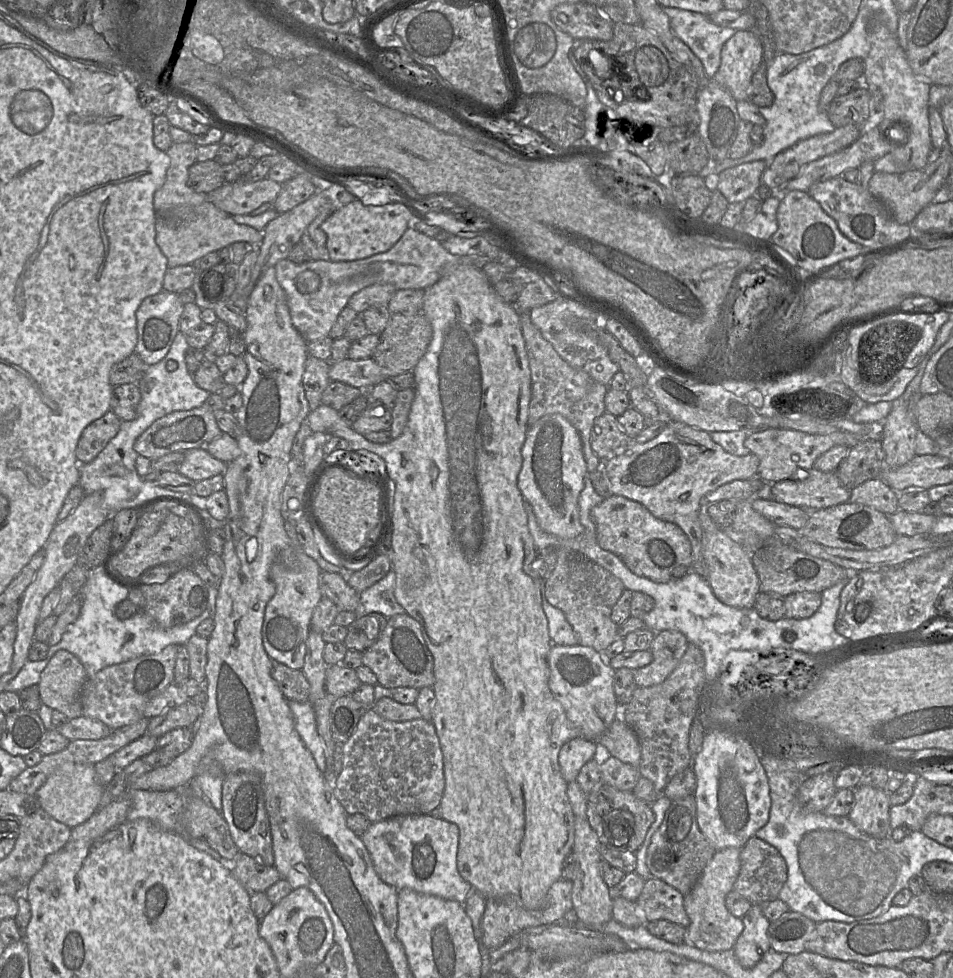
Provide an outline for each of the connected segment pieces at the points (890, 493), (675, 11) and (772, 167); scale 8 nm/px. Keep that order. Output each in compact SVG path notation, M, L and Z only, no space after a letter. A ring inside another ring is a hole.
M878 477L853 488L849 501L870 506L890 516L900 509L898 494Z
M663 7L674 34L701 60L705 73L712 79L721 63L725 42L737 30L722 27L701 13L674 7Z
M846 125L837 127L830 133L800 140L774 157L766 166L760 182L770 188L778 187L794 178L806 164L847 148L860 135L858 127Z

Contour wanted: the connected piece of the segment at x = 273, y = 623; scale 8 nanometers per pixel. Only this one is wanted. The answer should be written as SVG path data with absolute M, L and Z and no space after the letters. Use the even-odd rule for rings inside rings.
M285 522L285 530L290 538L290 544L278 553L270 568L270 579L275 585L276 593L265 609L262 641L265 651L274 663L284 664L294 670L302 670L312 614L323 597L319 586L322 570L303 551L294 526Z

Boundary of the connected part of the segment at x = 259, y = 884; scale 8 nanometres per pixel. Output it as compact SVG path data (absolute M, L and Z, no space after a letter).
M239 853L232 865L232 873L250 893L266 892L281 879L275 866L267 866L243 853Z

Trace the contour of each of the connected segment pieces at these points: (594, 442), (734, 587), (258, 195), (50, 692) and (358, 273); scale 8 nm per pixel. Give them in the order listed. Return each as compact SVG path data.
M605 411L595 419L590 441L593 452L603 461L617 455L614 450L626 448L631 440L619 425L617 417Z
M723 529L705 530L703 556L707 567L707 582L716 598L727 606L753 608L760 592L760 581L751 553L737 542L737 538Z
M268 178L257 181L238 181L224 183L220 188L208 194L208 200L229 215L248 215L263 203L271 203L273 207L273 202L280 191L281 184Z
M59 650L50 658L41 673L37 685L41 701L51 709L63 713L69 720L82 716L80 693L86 680L87 674L80 660L67 650Z
M412 226L388 251L354 261L309 261L296 264L288 259L274 266L276 278L287 298L292 323L307 343L324 339L350 298L360 290L375 284L391 284L397 290L427 289L444 275L461 265L482 269L492 262L486 256L453 255L442 243L417 231Z

